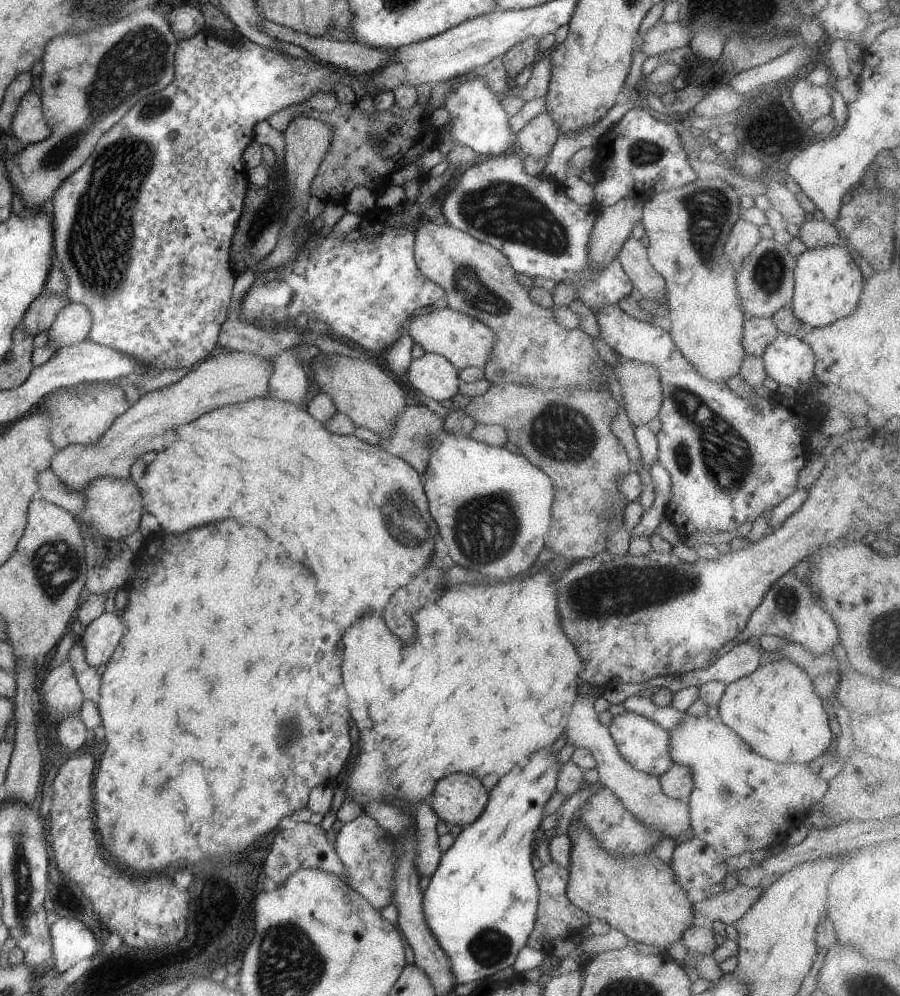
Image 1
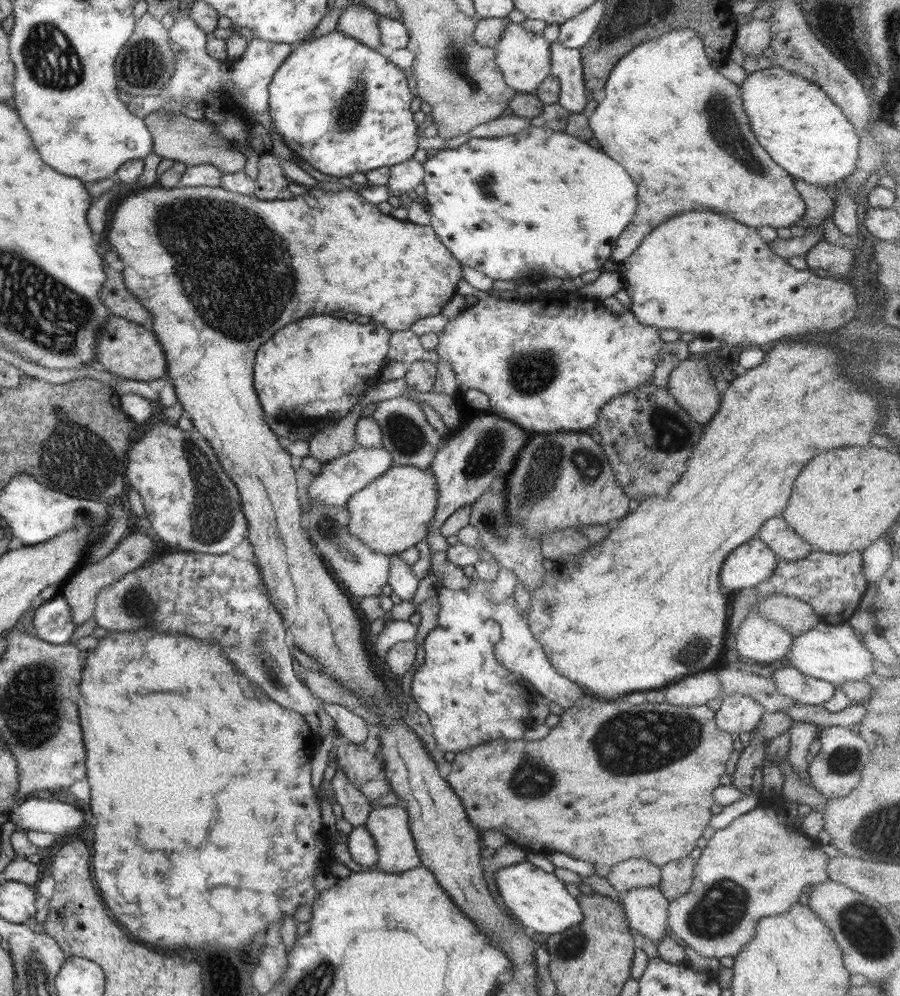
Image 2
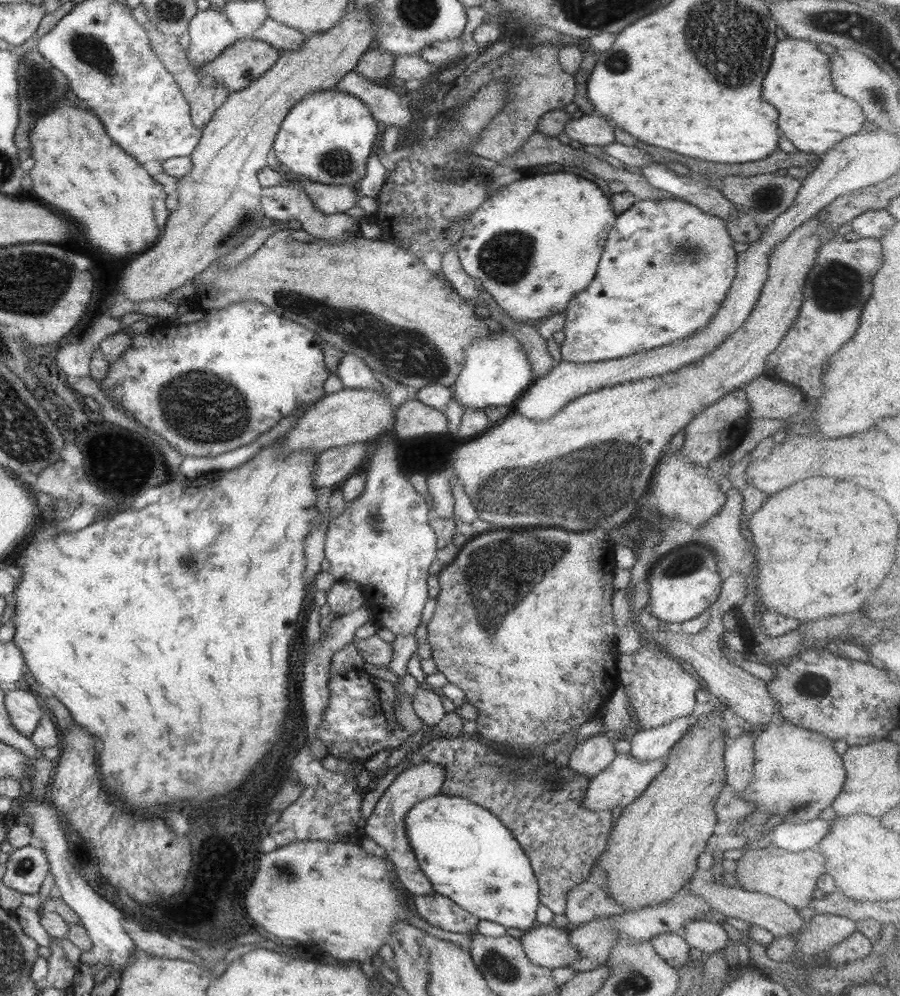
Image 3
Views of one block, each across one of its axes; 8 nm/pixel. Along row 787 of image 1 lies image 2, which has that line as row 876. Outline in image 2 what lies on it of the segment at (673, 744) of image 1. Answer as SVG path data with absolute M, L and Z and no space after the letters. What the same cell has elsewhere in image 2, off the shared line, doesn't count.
M762 796L753 810L734 818L724 829L716 830L695 861L689 890L668 902L667 928L705 958L735 956L750 942L755 925L761 917L781 916L789 911L793 903L798 902L799 895L806 887L828 880L825 873L828 857L825 852L821 852L816 840L807 838L790 821L783 802L776 797L781 796Z

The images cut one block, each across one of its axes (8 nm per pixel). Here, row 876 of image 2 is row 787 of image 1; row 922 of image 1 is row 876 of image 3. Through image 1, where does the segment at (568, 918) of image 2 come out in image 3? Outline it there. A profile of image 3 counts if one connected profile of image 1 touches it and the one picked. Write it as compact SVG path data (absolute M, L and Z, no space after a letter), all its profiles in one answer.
M441 794L412 804L404 816L411 851L435 893L449 898L478 920L529 930L535 922L538 884L529 859L511 833L478 804Z

